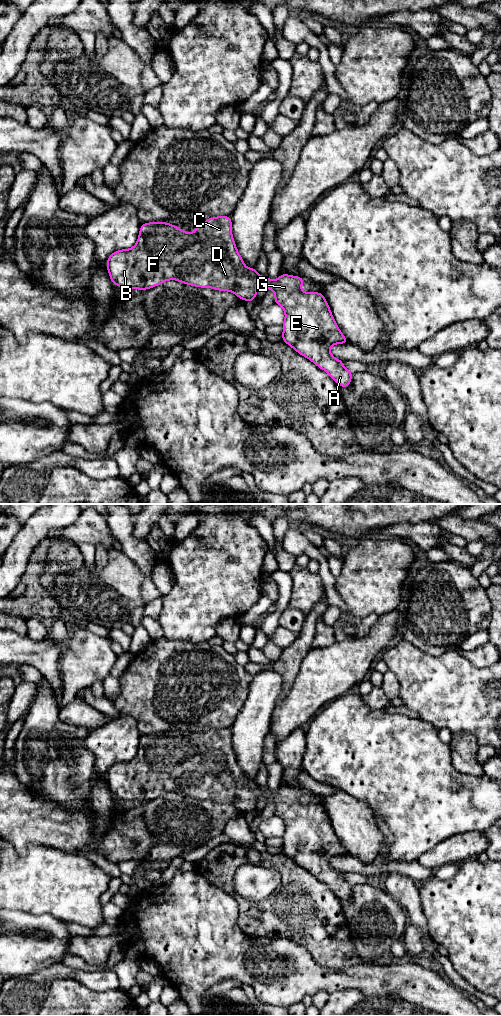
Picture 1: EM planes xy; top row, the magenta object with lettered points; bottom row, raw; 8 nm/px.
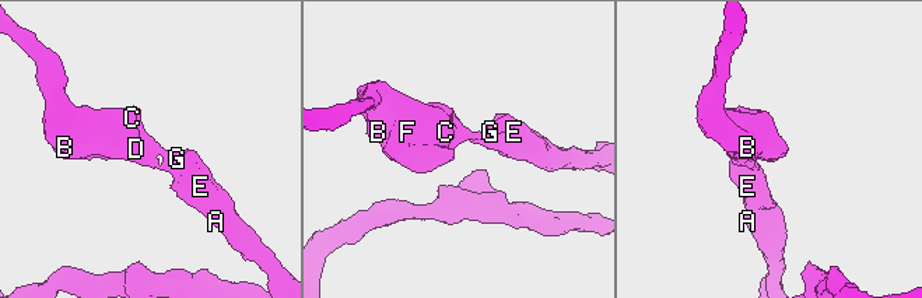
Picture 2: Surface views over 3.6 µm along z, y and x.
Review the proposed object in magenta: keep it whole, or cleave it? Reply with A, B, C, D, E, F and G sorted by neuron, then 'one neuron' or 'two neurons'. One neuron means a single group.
groups A B C D E F G; one neuron

